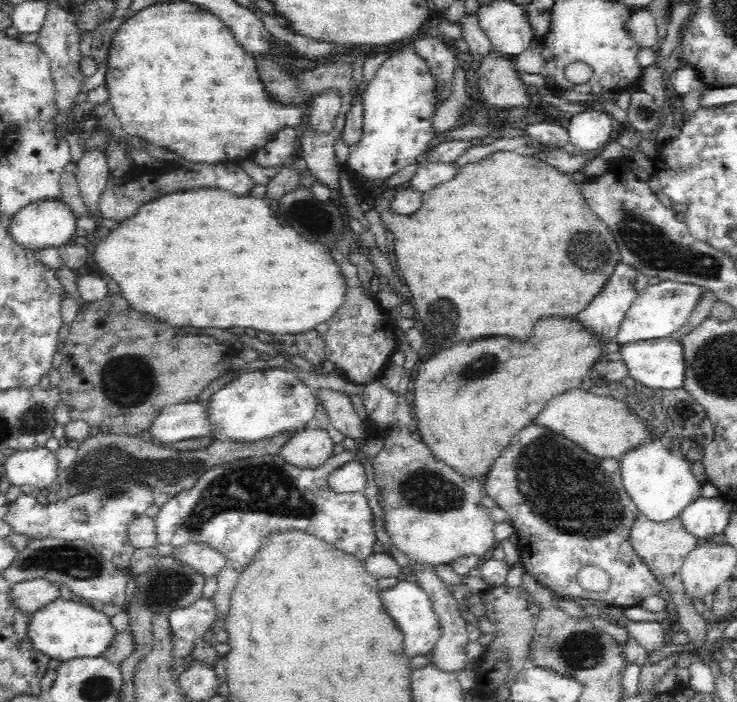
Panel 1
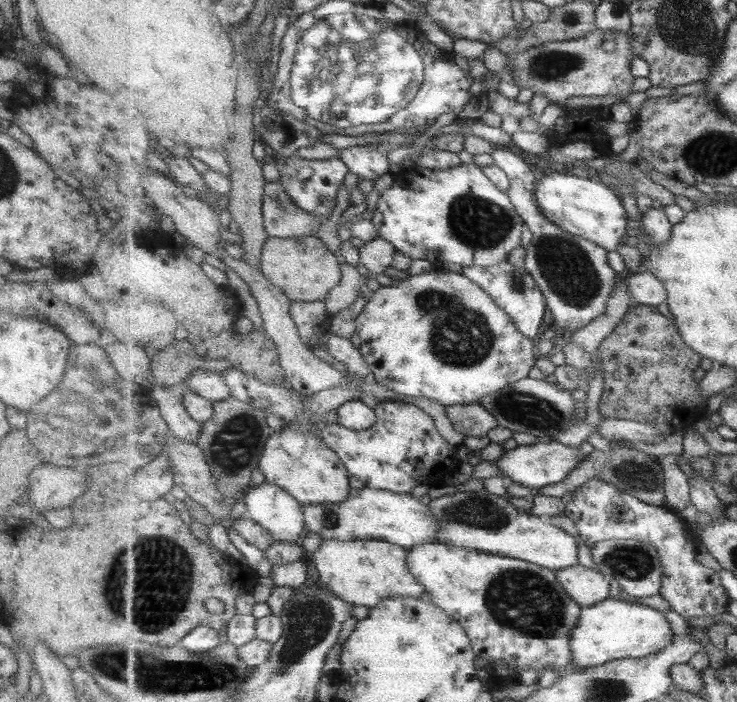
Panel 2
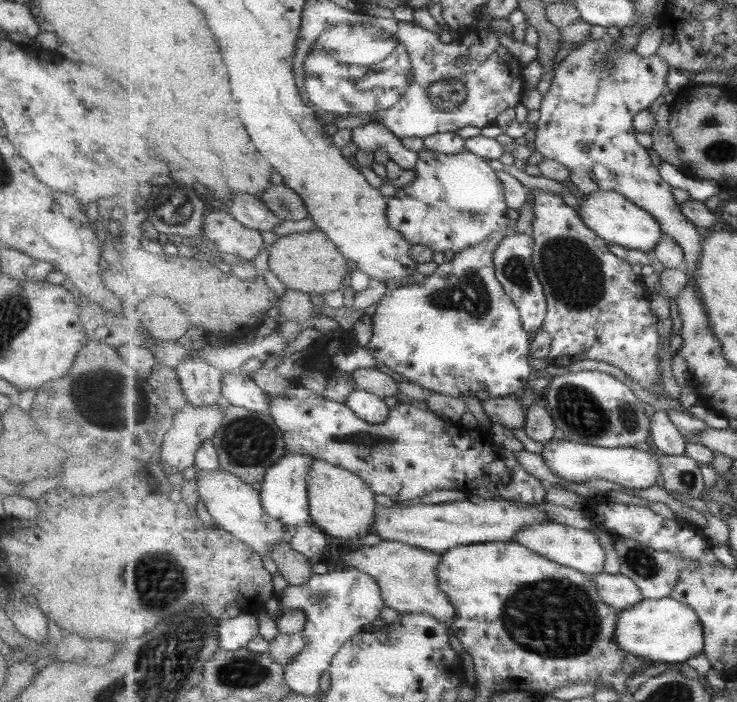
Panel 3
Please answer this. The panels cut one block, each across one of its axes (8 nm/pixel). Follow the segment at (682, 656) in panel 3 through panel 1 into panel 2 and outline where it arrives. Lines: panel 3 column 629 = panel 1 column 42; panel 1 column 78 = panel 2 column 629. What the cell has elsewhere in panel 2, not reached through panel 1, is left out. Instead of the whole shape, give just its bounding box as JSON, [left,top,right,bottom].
[570,599,675,667]

